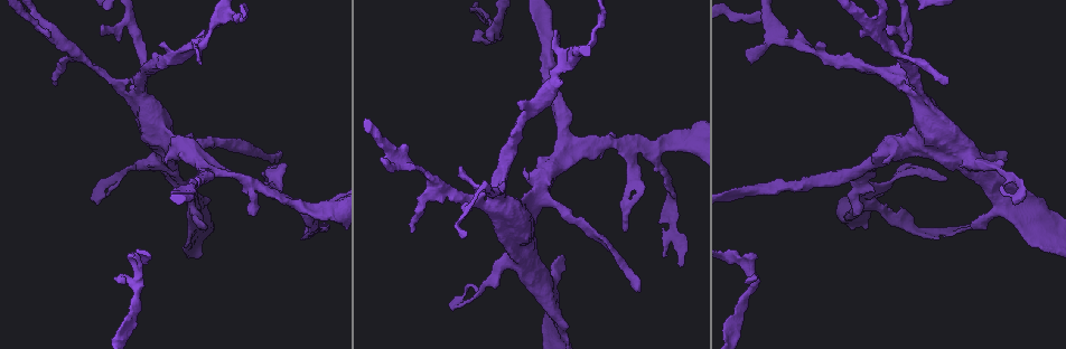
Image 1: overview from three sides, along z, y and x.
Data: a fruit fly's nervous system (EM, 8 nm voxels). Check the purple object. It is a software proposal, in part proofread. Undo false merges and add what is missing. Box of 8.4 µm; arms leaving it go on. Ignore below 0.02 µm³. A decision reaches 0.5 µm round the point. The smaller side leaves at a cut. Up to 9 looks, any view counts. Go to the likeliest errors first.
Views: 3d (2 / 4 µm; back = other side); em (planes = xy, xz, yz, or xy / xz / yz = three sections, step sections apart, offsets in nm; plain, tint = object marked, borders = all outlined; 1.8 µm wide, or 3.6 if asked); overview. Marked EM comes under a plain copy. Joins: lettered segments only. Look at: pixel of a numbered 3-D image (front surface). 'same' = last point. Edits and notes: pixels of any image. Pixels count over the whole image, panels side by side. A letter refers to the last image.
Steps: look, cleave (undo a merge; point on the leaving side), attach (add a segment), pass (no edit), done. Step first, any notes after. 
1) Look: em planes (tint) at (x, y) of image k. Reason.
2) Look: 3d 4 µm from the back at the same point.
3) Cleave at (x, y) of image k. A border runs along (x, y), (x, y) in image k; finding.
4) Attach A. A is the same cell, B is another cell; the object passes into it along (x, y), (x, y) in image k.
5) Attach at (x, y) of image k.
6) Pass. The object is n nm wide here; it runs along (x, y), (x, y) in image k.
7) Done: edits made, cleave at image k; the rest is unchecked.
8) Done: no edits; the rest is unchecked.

Look: em 3.6 µm xz step 16 (tint) at (893, 47) of image 1. Four arms meet.

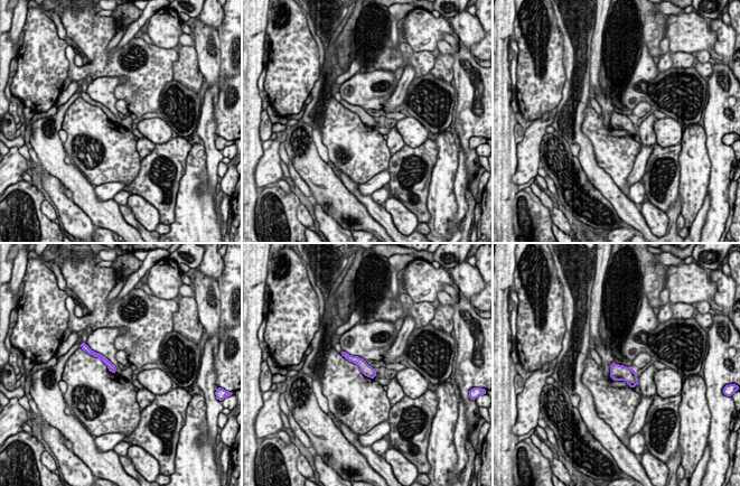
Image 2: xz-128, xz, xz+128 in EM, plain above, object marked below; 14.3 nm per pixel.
Look: em 3.6 µm planes (tint) at the same point. Another direction.

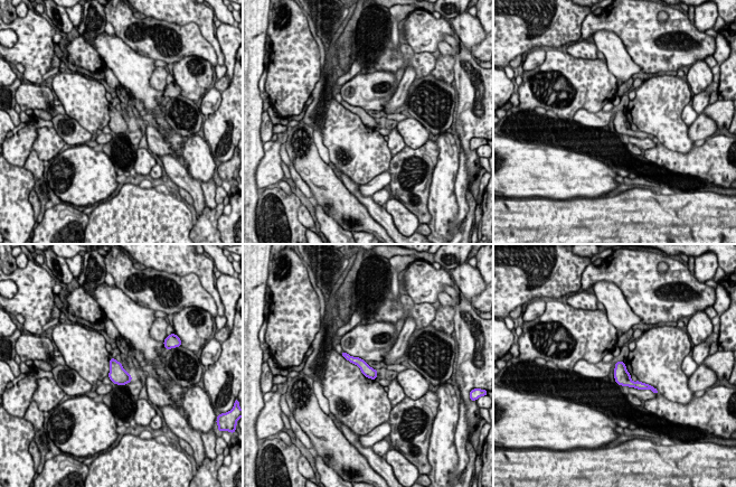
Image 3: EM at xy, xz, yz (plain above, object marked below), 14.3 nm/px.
Look: em 3.6 µm planes (borders) at the same point.

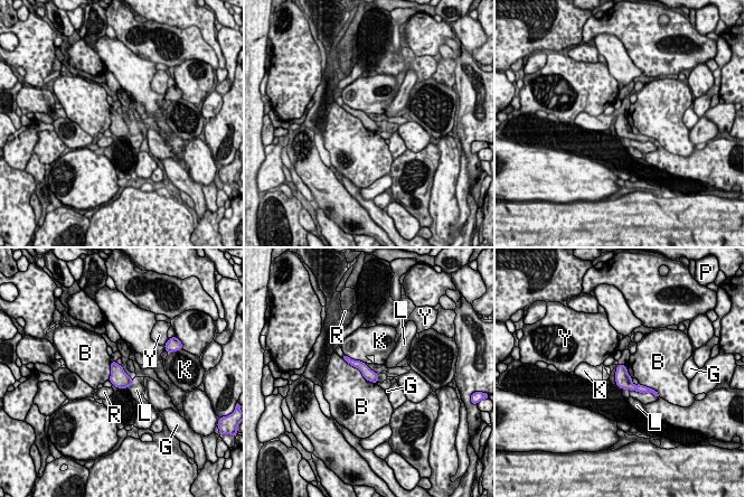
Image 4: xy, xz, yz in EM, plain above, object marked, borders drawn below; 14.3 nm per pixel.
Pass. B, G, K, L, P, R and Y are other cells; a border runs along (341, 357), (367, 380), (376, 383) in image 4; one neuron here.

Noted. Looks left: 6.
Look: em xy step 4 (tint) at (276, 163) of image 1.

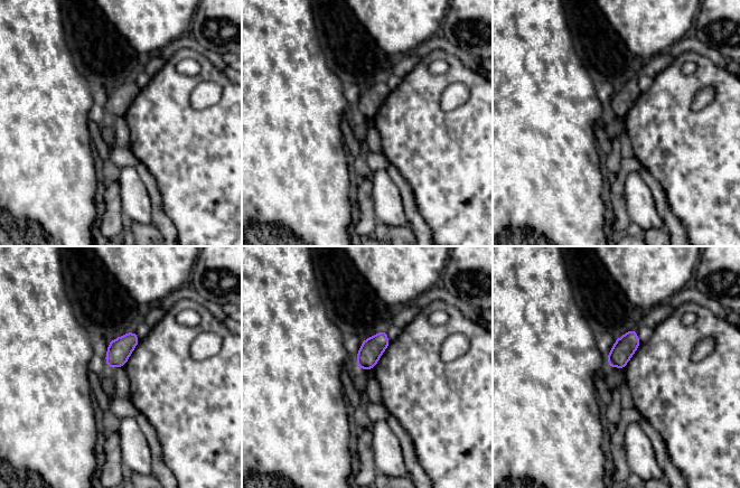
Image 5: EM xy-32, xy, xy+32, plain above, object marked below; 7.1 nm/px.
Look: em planes (borders) at the same point.

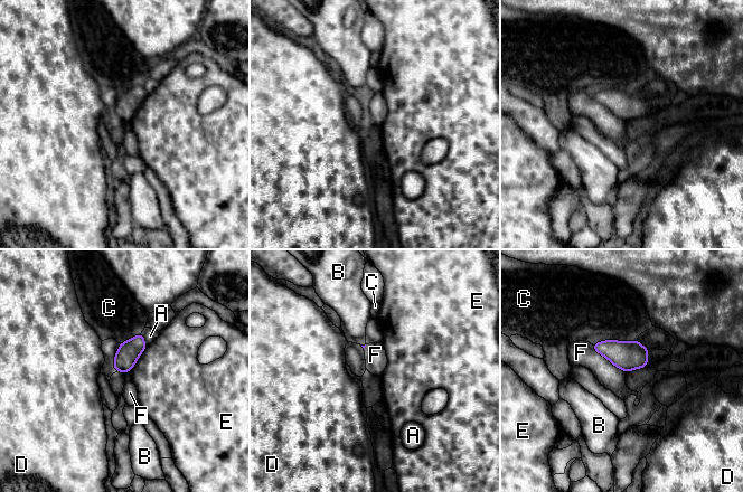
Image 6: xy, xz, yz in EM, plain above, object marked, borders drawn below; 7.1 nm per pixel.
Pass. The longest contact is with F, 340 nm; A, B, C, D, E and F are other cells; no lettered segment goes on from it.

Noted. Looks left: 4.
Look: em 3.6 µm planes (tint) at (690, 144) of image 1. Thick turns thin.

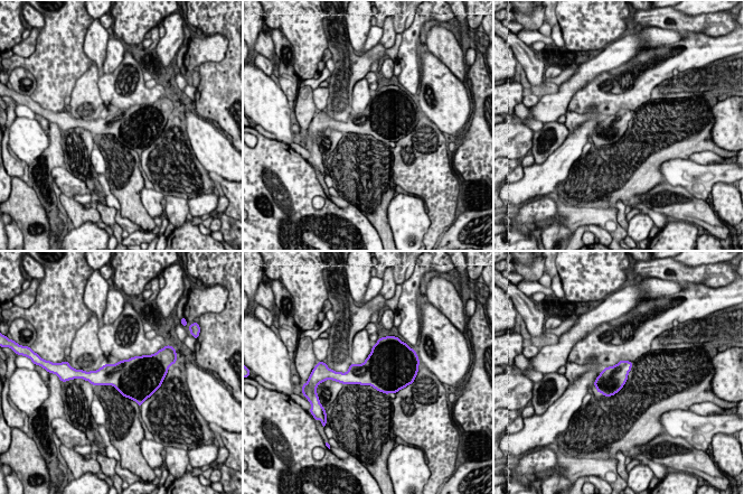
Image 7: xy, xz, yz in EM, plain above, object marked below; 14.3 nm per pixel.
Look: em 3.6 µm planes (borders) at the same point.

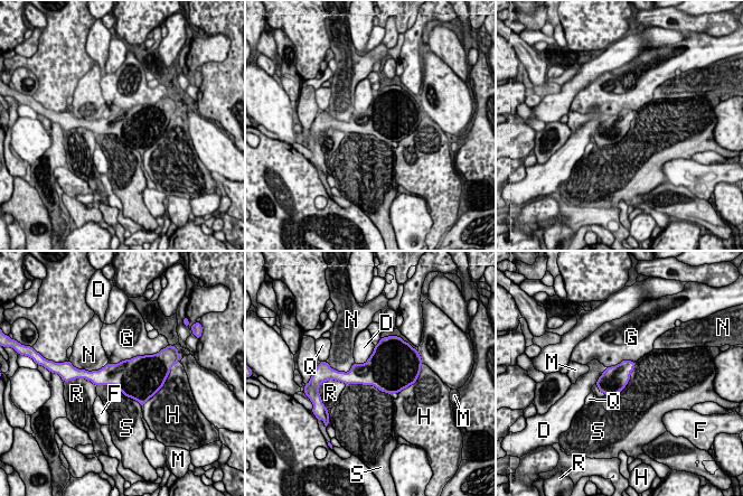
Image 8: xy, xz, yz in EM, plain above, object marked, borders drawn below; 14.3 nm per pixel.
Pass. The longest contact is with G, 650 nm; D, F, G, H, M, N, Q, R and S are other cells; a border runs along (151, 354), (109, 363) in image 8; all the same neuron.

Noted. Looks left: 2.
Look: em xz step 8 (borders) at (203, 226) of image 1. An open end.

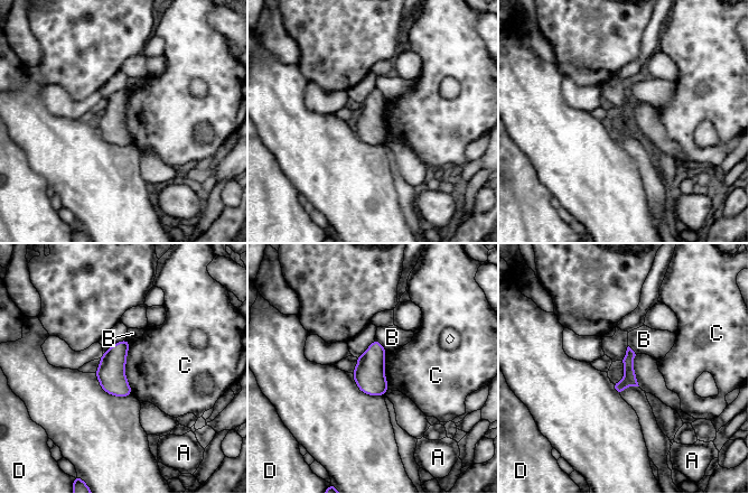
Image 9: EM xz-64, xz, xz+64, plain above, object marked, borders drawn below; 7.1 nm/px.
Look: em planes (borders) at the same point. Another direction.

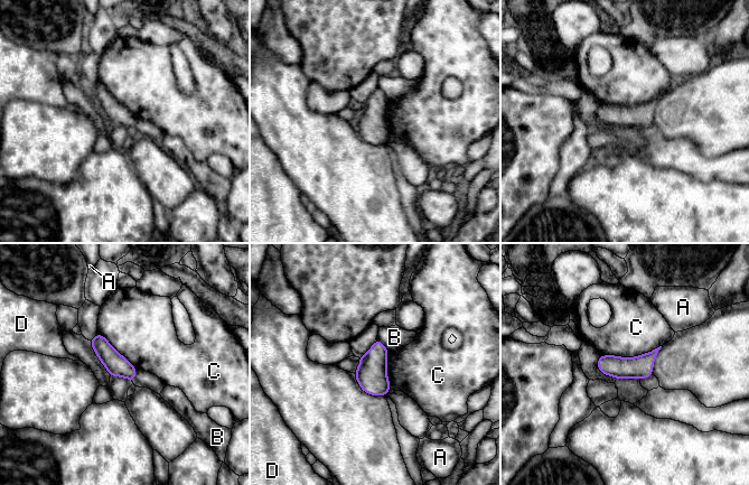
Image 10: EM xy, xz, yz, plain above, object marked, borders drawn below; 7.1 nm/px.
Pass. A, B, C and D are other cells; a border runs along (661, 345), (634, 356), (600, 355) in image 10; no lettered segment goes on from it.

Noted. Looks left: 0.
Done: no edits; the rest is unchecked.

